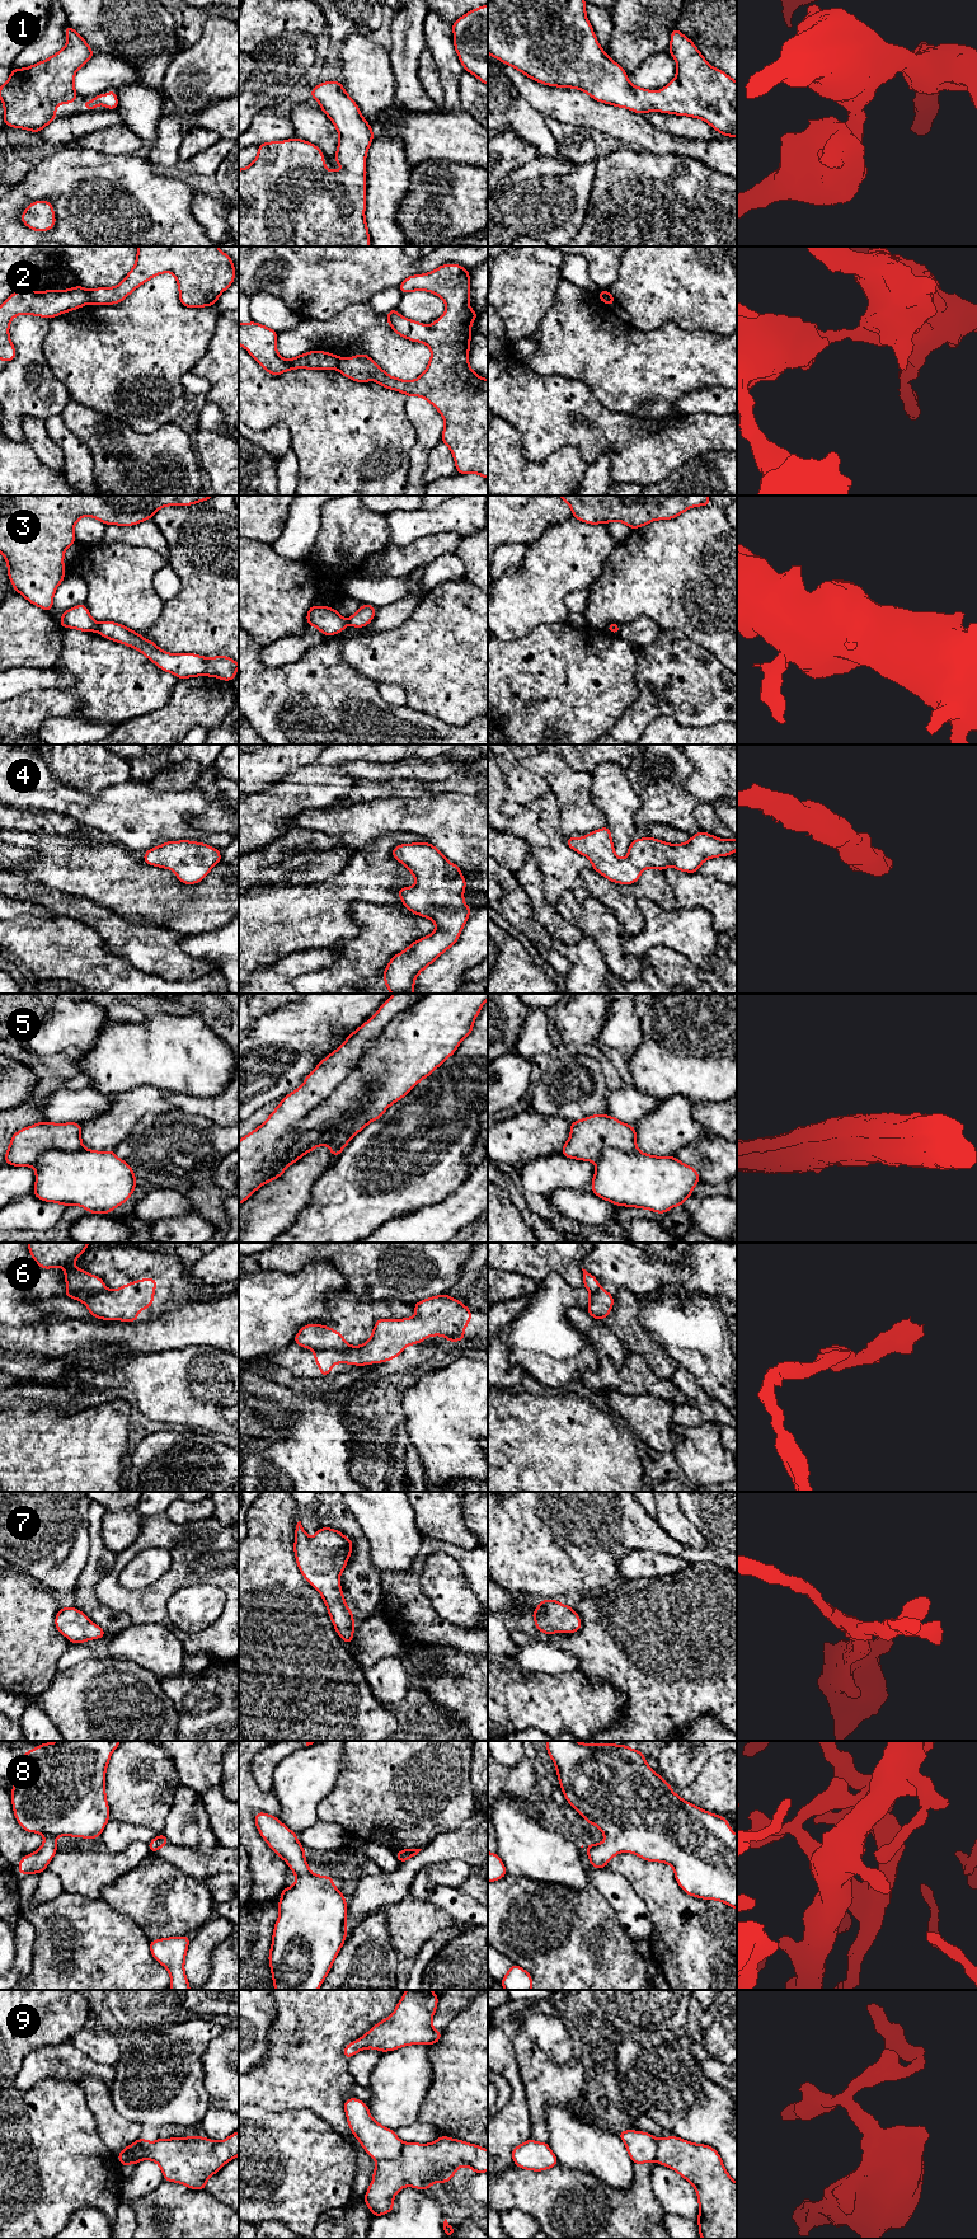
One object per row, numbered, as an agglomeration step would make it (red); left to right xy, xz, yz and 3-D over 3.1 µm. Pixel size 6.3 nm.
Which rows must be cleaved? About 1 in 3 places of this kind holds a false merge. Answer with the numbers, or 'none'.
2, 3, 5, 6, 9

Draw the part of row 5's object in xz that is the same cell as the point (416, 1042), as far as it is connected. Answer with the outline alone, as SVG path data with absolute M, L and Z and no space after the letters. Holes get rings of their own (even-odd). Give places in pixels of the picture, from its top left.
M426 994L391 1020L356 1071L296 1125L295 1131L278 1145L278 1151L266 1160L264 1169L269 1170L286 1158L295 1149L295 1140L301 1133L314 1130L320 1132L320 1137L299 1150L299 1154L304 1156L320 1145L328 1145L332 1155L338 1158L356 1133L379 1120L393 1103L405 1097L454 1055L461 1041L471 1034L474 1020L487 999L488 994Z

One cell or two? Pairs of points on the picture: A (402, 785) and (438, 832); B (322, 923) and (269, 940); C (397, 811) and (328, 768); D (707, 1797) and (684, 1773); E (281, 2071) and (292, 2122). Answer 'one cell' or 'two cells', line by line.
A: two cells
B: one cell
C: two cells
D: two cells
E: two cells

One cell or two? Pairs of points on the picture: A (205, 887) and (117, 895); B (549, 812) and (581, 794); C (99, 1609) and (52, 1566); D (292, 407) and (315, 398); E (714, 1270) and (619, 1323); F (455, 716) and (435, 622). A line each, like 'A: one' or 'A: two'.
A: one
B: two
C: two
D: one
E: two
F: one

